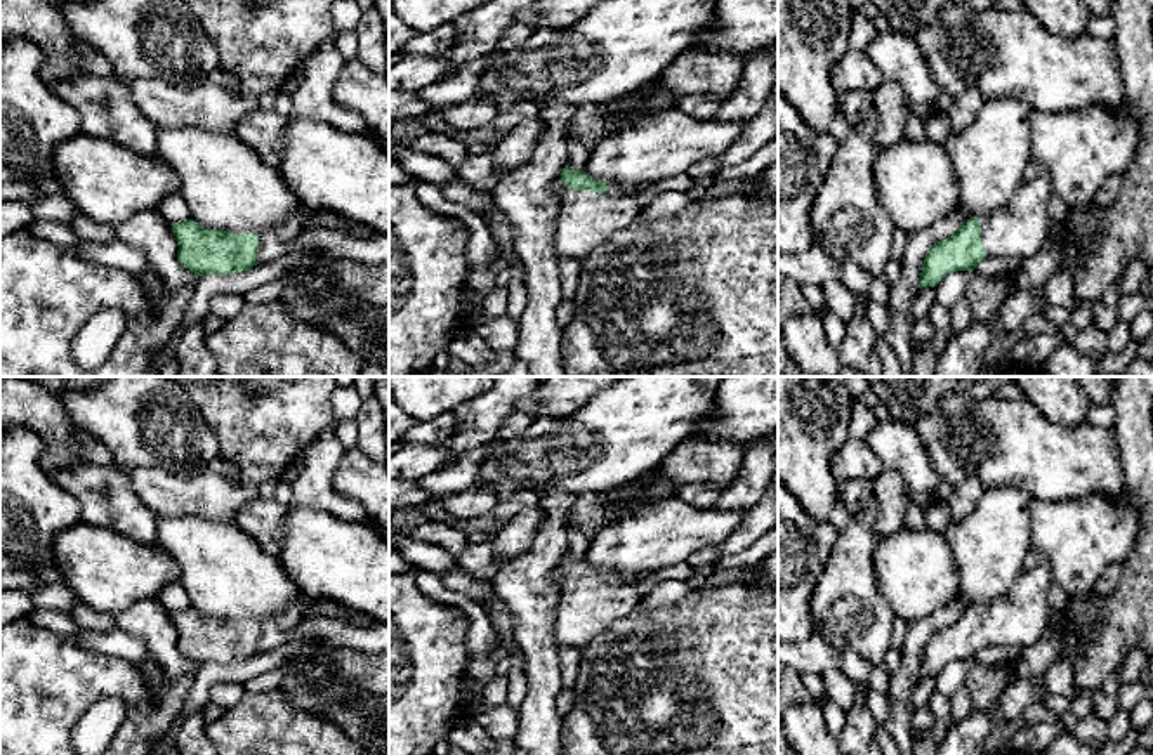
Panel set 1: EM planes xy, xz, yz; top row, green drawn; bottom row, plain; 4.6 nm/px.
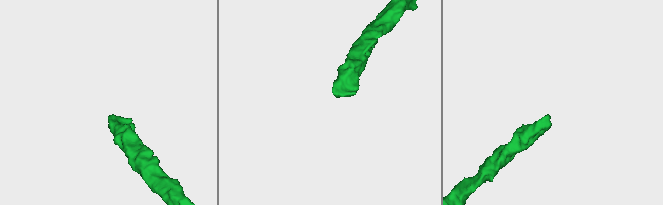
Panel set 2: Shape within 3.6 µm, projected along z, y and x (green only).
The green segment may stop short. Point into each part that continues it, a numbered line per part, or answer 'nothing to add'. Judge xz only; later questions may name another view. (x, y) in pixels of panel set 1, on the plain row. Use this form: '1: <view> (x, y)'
1: xz (586, 608)

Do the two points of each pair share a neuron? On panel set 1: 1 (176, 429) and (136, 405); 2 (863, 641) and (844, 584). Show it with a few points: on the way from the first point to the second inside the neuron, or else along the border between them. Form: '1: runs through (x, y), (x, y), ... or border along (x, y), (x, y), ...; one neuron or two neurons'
1: runs through (165, 429), (146, 415); one neuron
2: runs through (879, 623), (879, 604), (862, 587); one neuron

